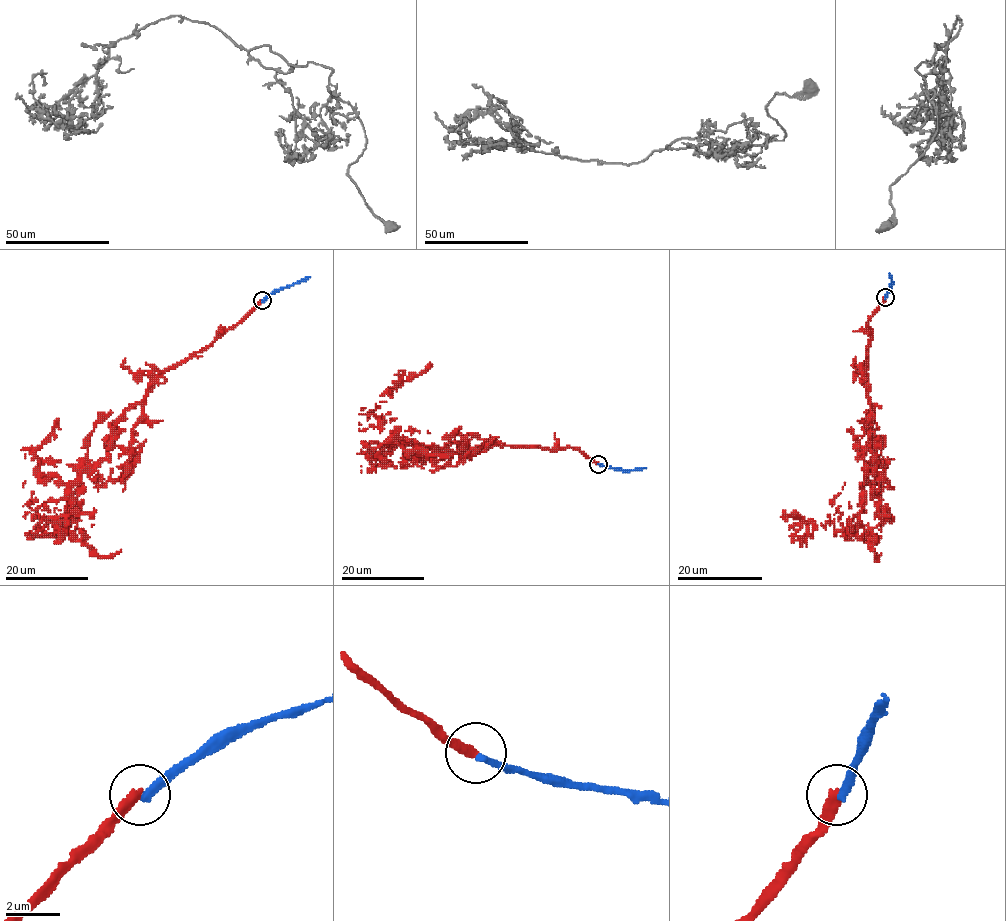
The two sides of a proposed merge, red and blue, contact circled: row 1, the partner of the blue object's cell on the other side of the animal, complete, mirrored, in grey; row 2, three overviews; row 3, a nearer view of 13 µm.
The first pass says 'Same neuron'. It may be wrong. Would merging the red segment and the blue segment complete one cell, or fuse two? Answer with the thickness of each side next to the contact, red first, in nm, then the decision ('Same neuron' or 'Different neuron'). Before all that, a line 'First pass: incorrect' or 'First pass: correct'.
First pass: incorrect
Thickness 340 nm (red) against 280 nm. Different neuron

